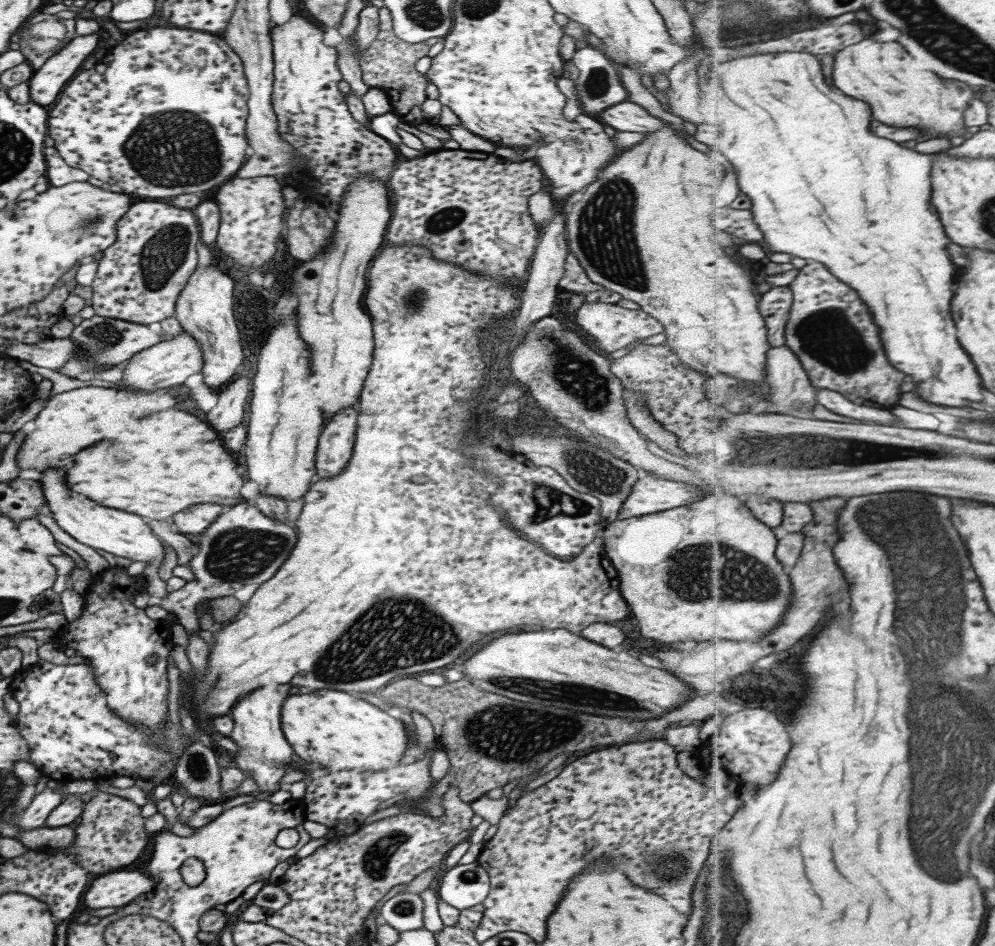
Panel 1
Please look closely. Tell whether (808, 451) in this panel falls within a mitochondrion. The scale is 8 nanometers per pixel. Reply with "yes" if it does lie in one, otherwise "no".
yes

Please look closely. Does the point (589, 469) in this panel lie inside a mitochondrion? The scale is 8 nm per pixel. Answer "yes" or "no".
yes

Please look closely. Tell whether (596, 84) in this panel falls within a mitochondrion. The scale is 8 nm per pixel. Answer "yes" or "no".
yes

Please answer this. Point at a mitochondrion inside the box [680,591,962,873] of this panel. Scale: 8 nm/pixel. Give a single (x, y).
(788, 846)

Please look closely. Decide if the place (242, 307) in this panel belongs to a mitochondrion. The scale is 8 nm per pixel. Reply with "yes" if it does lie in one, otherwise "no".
yes

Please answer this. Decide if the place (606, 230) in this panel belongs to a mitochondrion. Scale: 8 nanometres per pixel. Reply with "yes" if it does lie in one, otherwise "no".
yes

